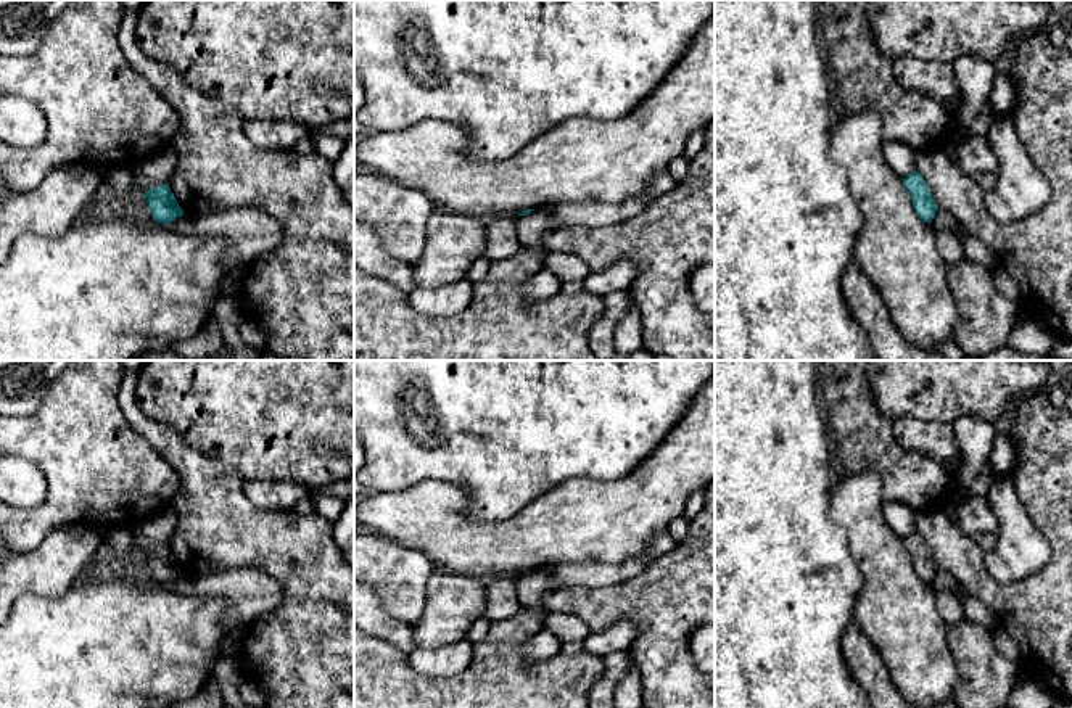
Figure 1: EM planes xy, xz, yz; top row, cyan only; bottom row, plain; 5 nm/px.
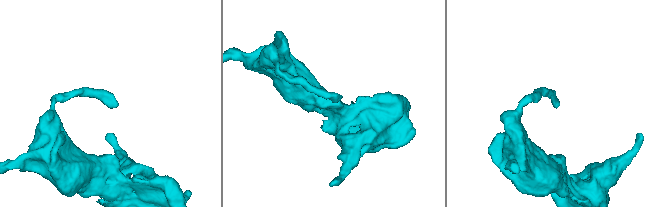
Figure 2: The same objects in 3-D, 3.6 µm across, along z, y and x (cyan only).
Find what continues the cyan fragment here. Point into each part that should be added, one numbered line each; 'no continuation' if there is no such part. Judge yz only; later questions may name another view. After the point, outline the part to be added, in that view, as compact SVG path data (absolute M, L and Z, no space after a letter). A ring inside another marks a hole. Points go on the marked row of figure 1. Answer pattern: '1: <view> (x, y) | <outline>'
no continuation

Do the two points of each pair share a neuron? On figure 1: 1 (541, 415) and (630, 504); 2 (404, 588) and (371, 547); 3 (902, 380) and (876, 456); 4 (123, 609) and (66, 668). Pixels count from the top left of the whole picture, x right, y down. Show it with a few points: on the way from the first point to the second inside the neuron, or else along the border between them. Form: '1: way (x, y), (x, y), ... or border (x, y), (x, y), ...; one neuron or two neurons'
1: border (639, 462), (617, 478), (567, 480); two neurons
2: way (395, 578), (374, 557); one neuron
3: border (869, 386), (878, 409), (892, 422); two neurons
4: way (107, 625), (79, 652); one neuron

